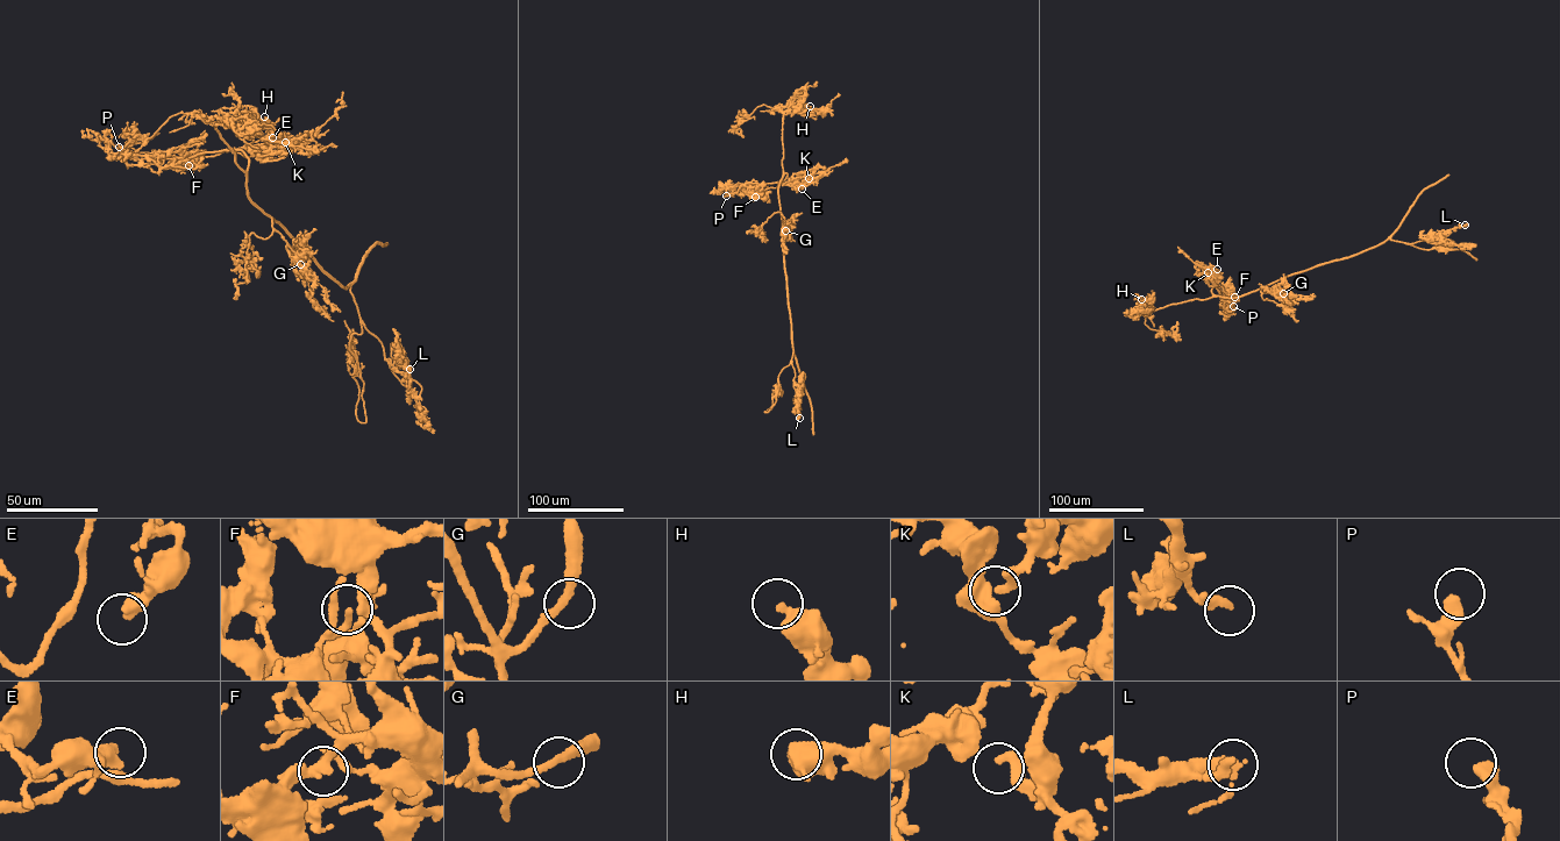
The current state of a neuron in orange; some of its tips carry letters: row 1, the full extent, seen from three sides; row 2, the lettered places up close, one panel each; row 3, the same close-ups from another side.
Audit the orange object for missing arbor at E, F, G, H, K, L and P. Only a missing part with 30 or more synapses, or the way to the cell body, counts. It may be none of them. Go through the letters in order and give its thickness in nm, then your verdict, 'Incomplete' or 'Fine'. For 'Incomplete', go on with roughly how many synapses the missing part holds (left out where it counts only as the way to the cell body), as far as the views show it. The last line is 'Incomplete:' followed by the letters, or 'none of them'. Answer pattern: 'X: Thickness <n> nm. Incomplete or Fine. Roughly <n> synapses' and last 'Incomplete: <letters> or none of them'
E: Thickness 400 nm. Fine
F: Thickness 200 nm. Fine
G: Thickness 240 nm. Fine
H: Thickness 460 nm. Fine
K: Thickness 170 nm. Fine
L: Thickness 260 nm. Fine
P: Thickness 480 nm. Fine
Incomplete: none of them

